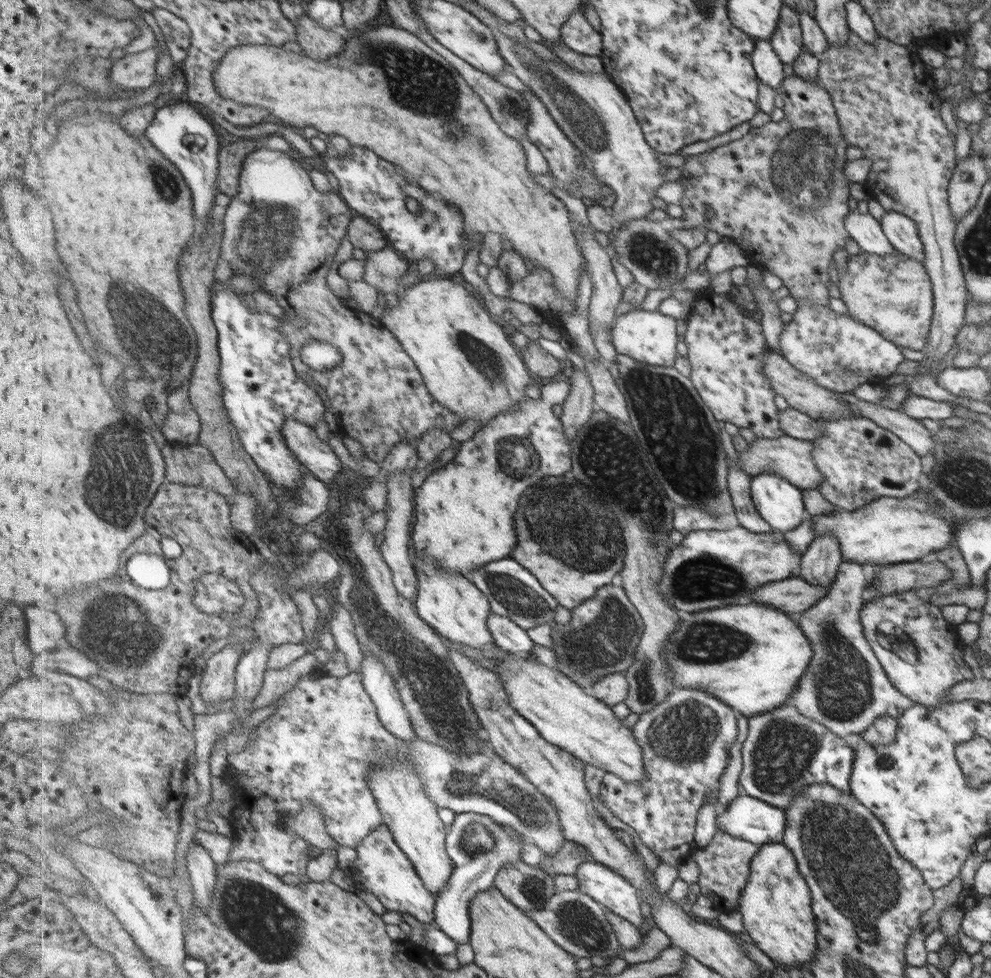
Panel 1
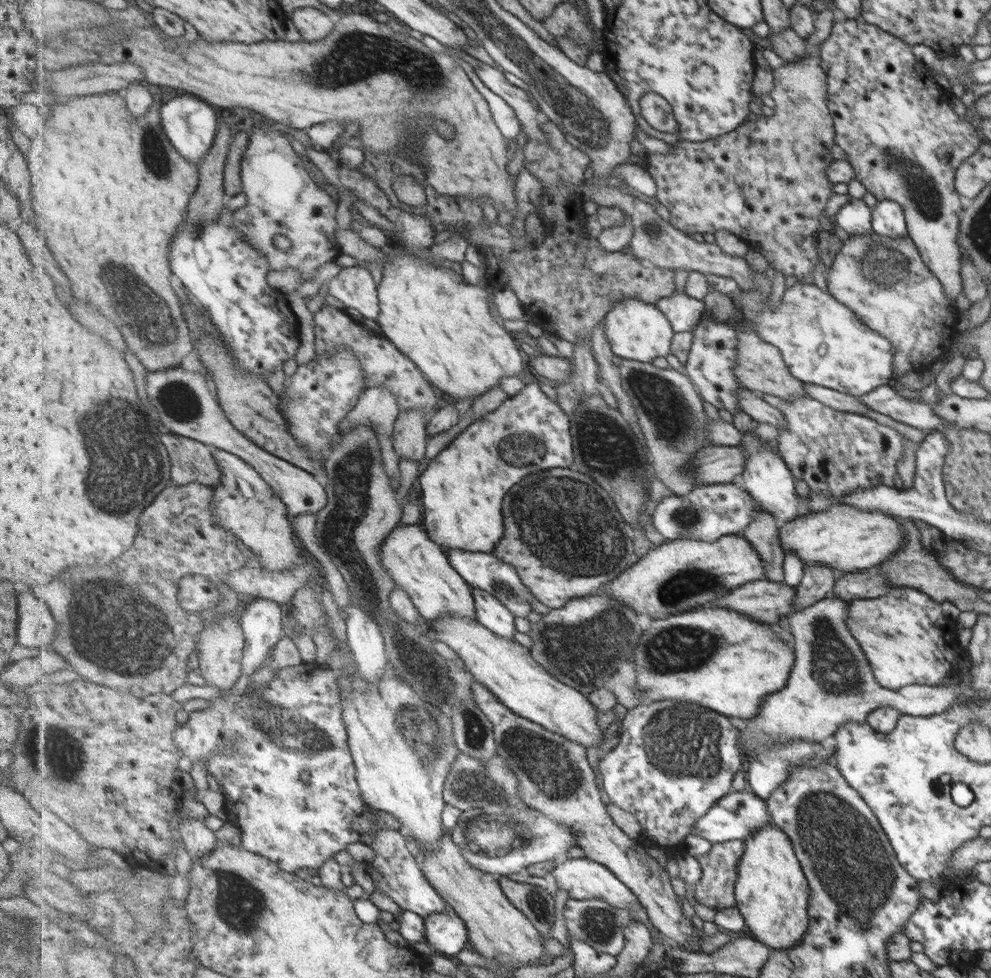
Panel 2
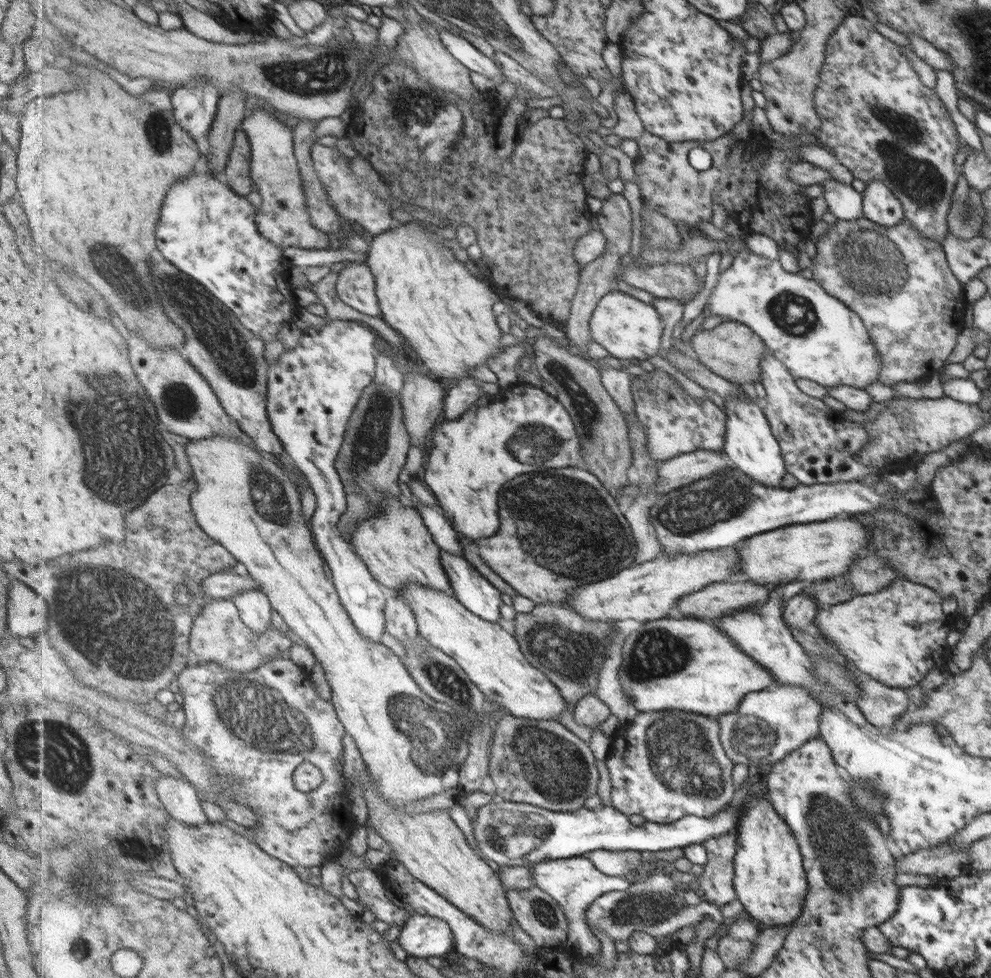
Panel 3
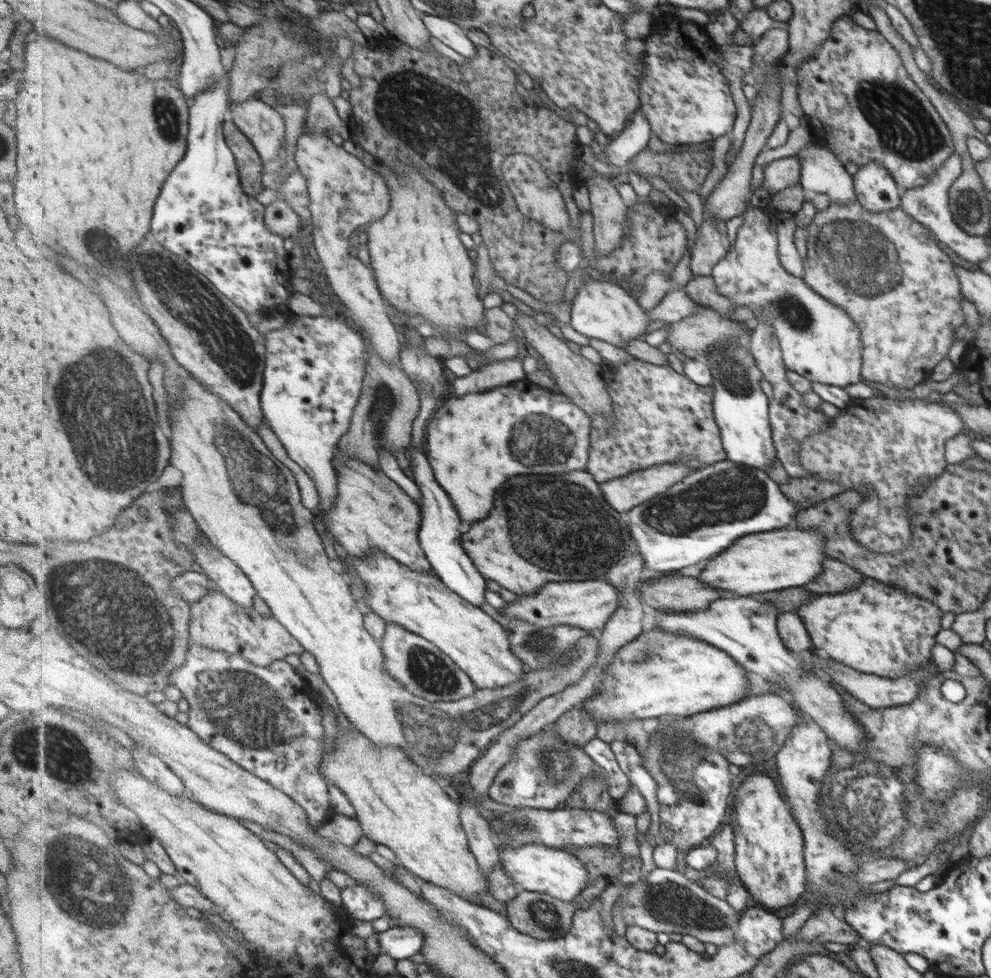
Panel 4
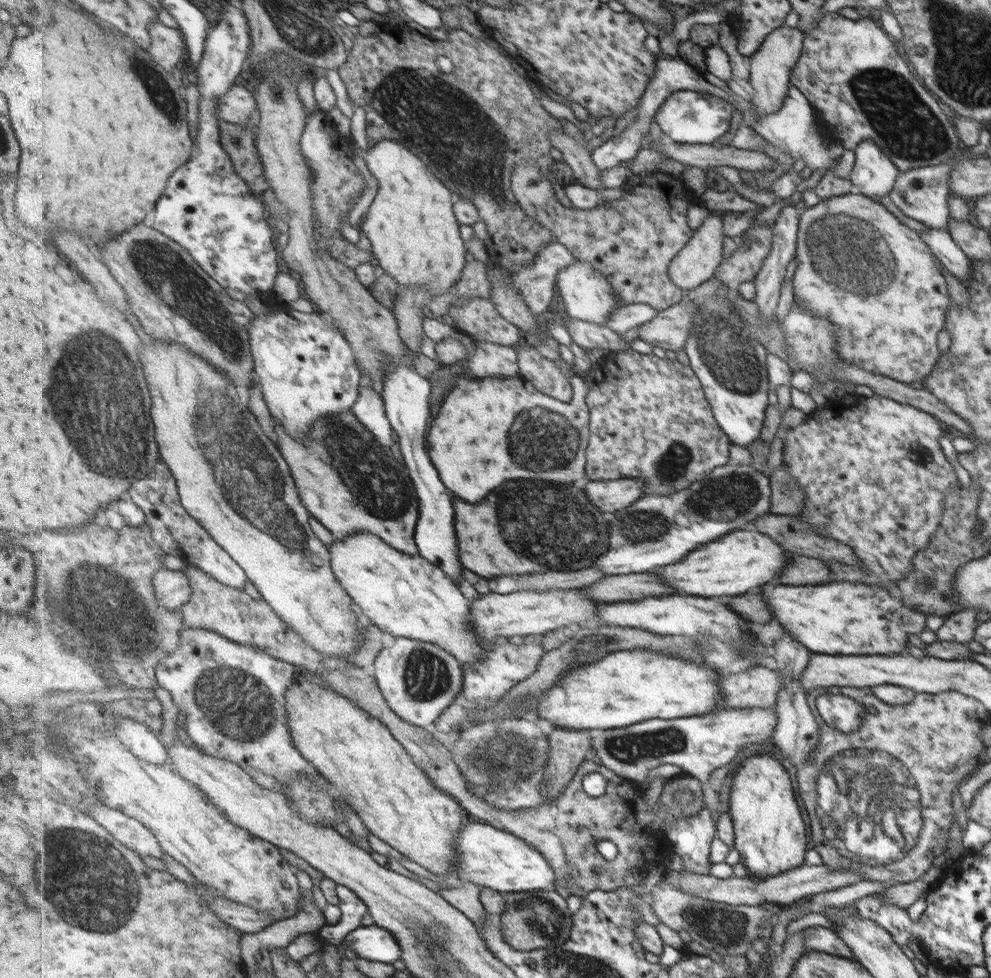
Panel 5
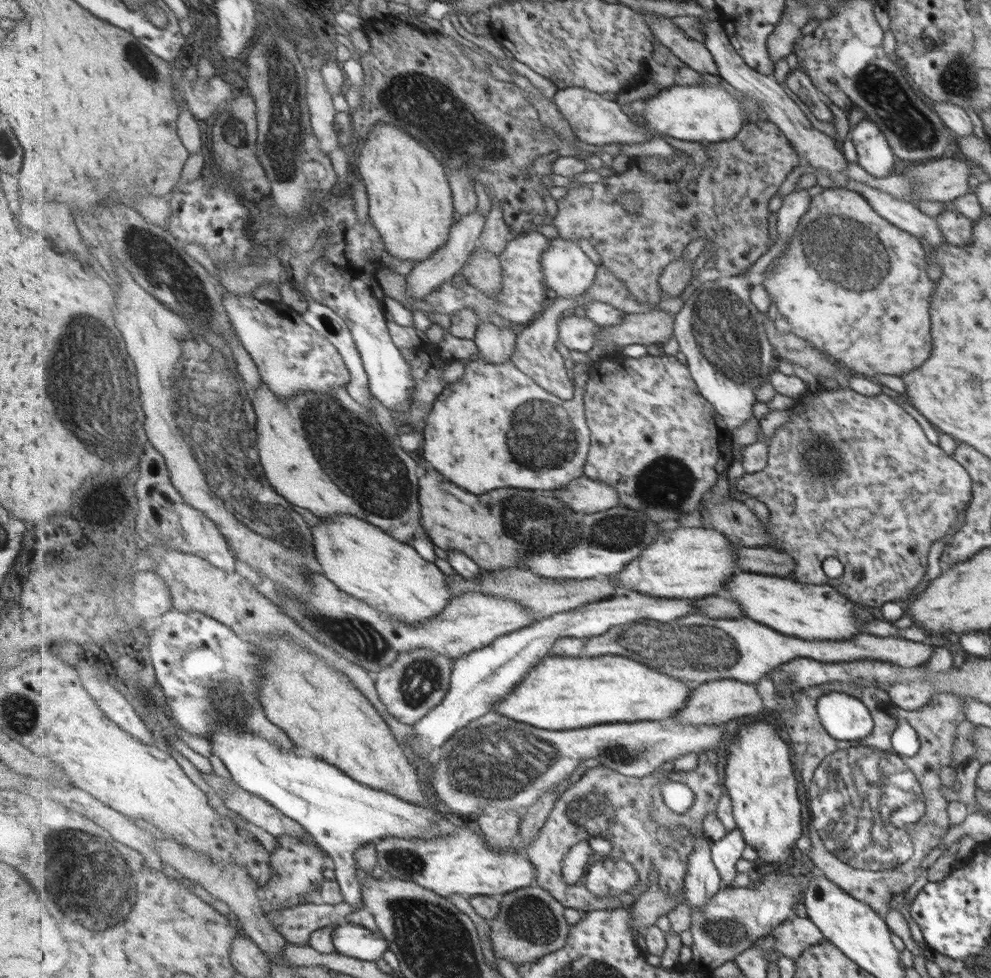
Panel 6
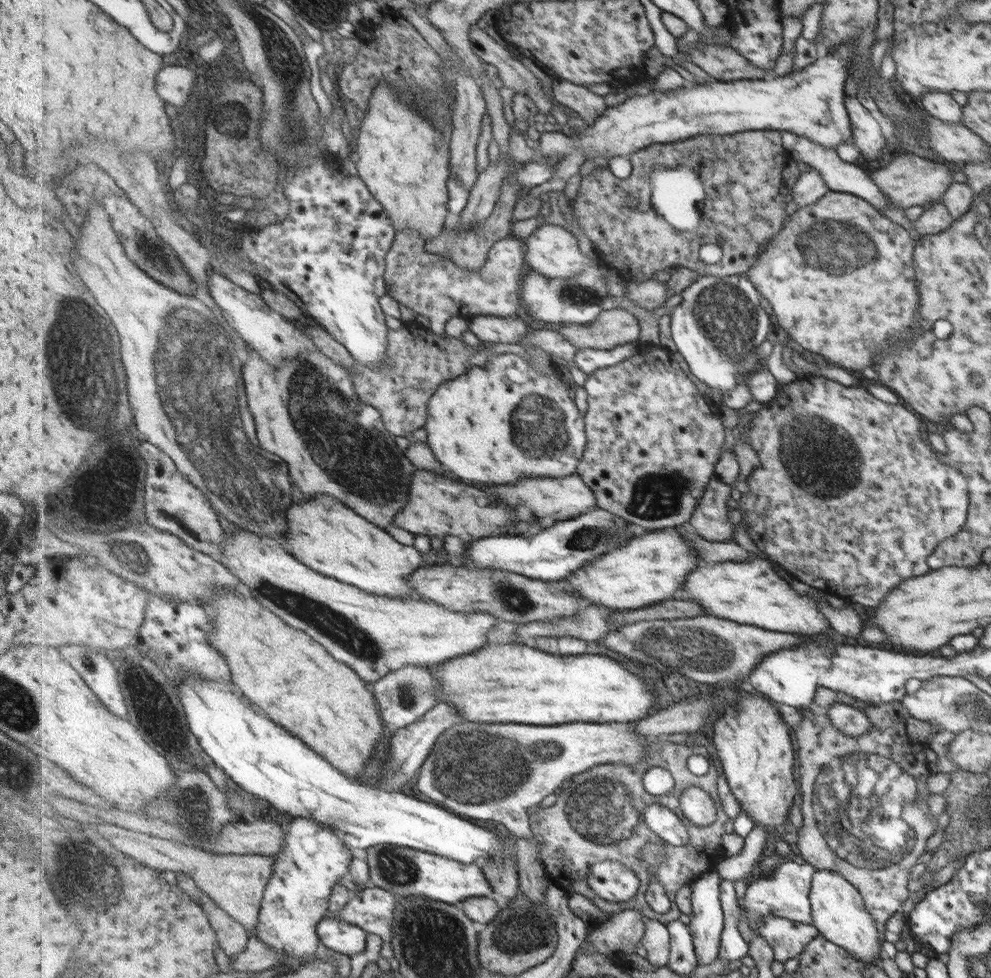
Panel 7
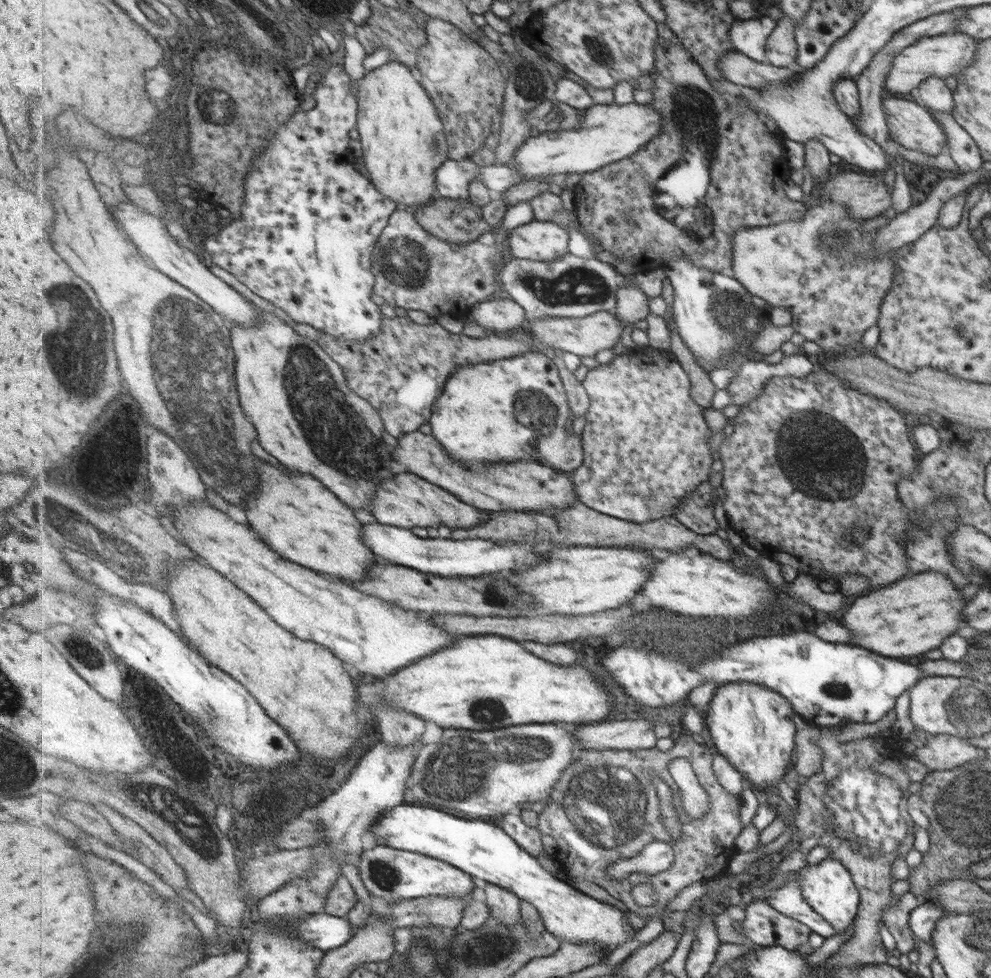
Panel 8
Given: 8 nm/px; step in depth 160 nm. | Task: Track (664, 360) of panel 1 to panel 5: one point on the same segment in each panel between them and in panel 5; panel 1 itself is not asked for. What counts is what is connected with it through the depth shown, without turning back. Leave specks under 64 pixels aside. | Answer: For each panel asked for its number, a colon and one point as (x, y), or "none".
2: (637, 330)
3: (628, 328)
4: (602, 310)
5: (588, 295)

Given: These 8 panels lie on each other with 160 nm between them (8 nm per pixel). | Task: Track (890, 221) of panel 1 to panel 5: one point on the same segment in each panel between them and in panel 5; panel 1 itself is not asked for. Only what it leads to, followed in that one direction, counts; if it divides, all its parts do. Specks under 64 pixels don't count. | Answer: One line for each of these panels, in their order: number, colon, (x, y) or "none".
2: (886, 218)
3: (878, 204)
4: (874, 188)
5: (873, 173)

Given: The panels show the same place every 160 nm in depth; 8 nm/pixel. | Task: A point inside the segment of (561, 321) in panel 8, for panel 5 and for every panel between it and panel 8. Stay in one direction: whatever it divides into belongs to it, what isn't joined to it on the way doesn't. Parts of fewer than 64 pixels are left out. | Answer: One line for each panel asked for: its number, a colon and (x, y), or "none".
5: (669, 329)
6: (651, 327)
7: (615, 327)

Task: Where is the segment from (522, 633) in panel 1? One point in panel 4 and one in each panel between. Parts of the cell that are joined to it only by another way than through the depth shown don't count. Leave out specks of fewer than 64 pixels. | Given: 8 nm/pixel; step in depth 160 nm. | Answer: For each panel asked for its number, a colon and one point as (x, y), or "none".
2: (491, 613)
3: (474, 591)
4: (441, 536)

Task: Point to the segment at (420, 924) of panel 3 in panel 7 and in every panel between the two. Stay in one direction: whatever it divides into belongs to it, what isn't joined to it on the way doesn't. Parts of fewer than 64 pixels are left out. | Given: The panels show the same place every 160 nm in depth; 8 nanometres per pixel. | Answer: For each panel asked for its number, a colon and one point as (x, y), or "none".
4: (399, 942)
5: (372, 942)
6: (350, 939)
7: (338, 935)

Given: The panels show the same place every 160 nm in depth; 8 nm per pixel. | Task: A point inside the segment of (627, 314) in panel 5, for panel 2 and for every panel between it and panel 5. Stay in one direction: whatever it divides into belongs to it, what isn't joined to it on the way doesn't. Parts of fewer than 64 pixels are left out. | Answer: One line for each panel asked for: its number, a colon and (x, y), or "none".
2: (822, 342)
3: (816, 336)
4: (677, 305)

